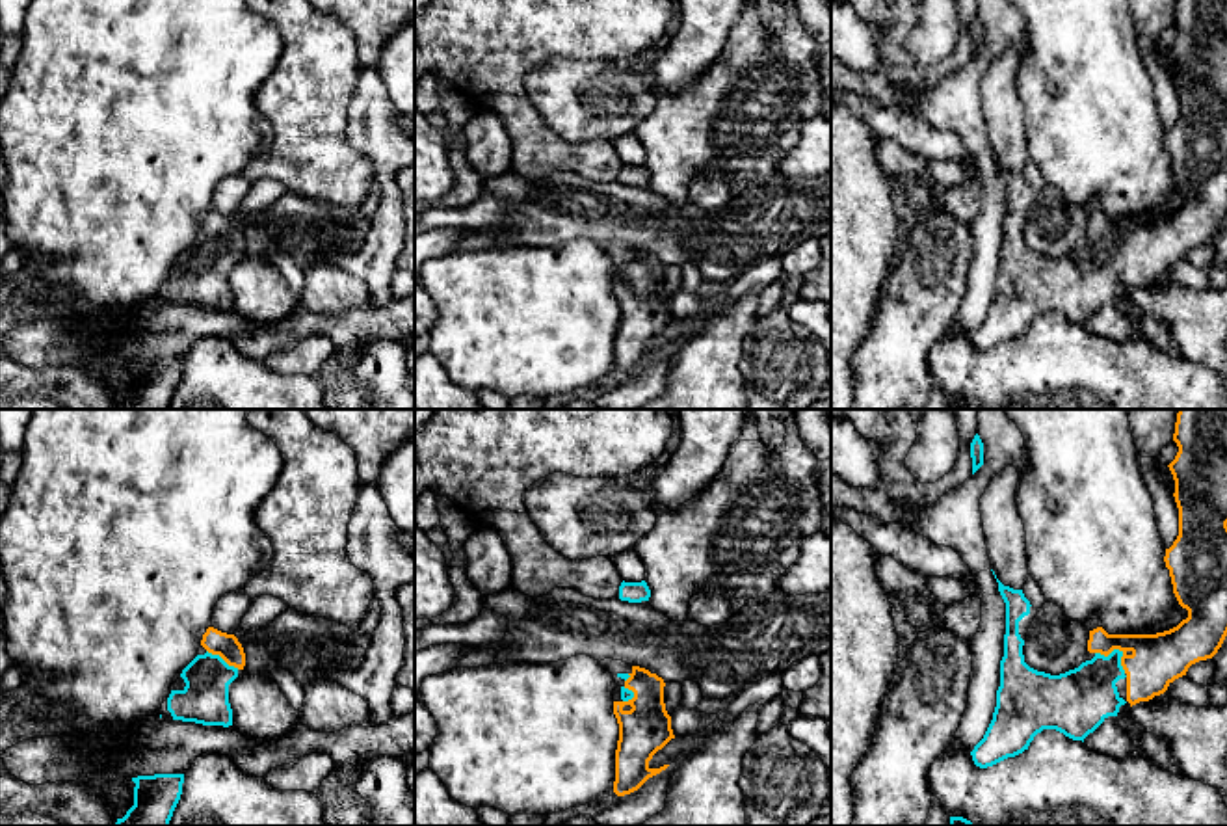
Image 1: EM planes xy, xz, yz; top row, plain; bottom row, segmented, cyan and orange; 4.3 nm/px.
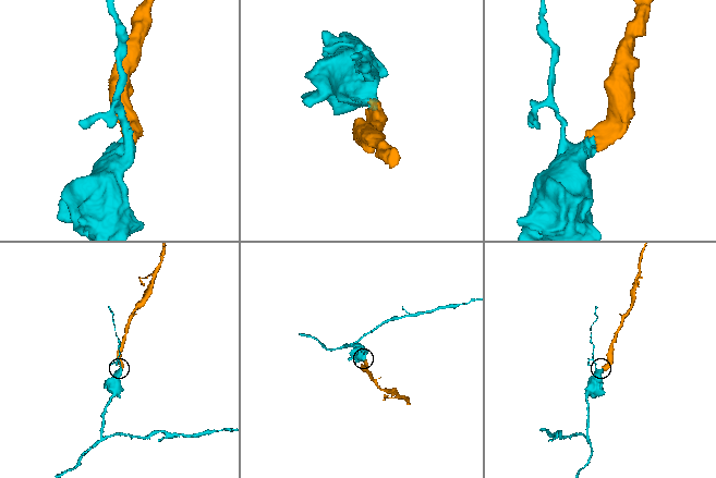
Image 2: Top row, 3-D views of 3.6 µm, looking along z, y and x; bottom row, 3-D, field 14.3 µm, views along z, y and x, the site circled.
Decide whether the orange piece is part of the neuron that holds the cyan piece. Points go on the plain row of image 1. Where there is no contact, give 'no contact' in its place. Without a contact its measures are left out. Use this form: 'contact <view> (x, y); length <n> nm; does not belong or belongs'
contact yz (1118, 233); length 160 nm; belongs

